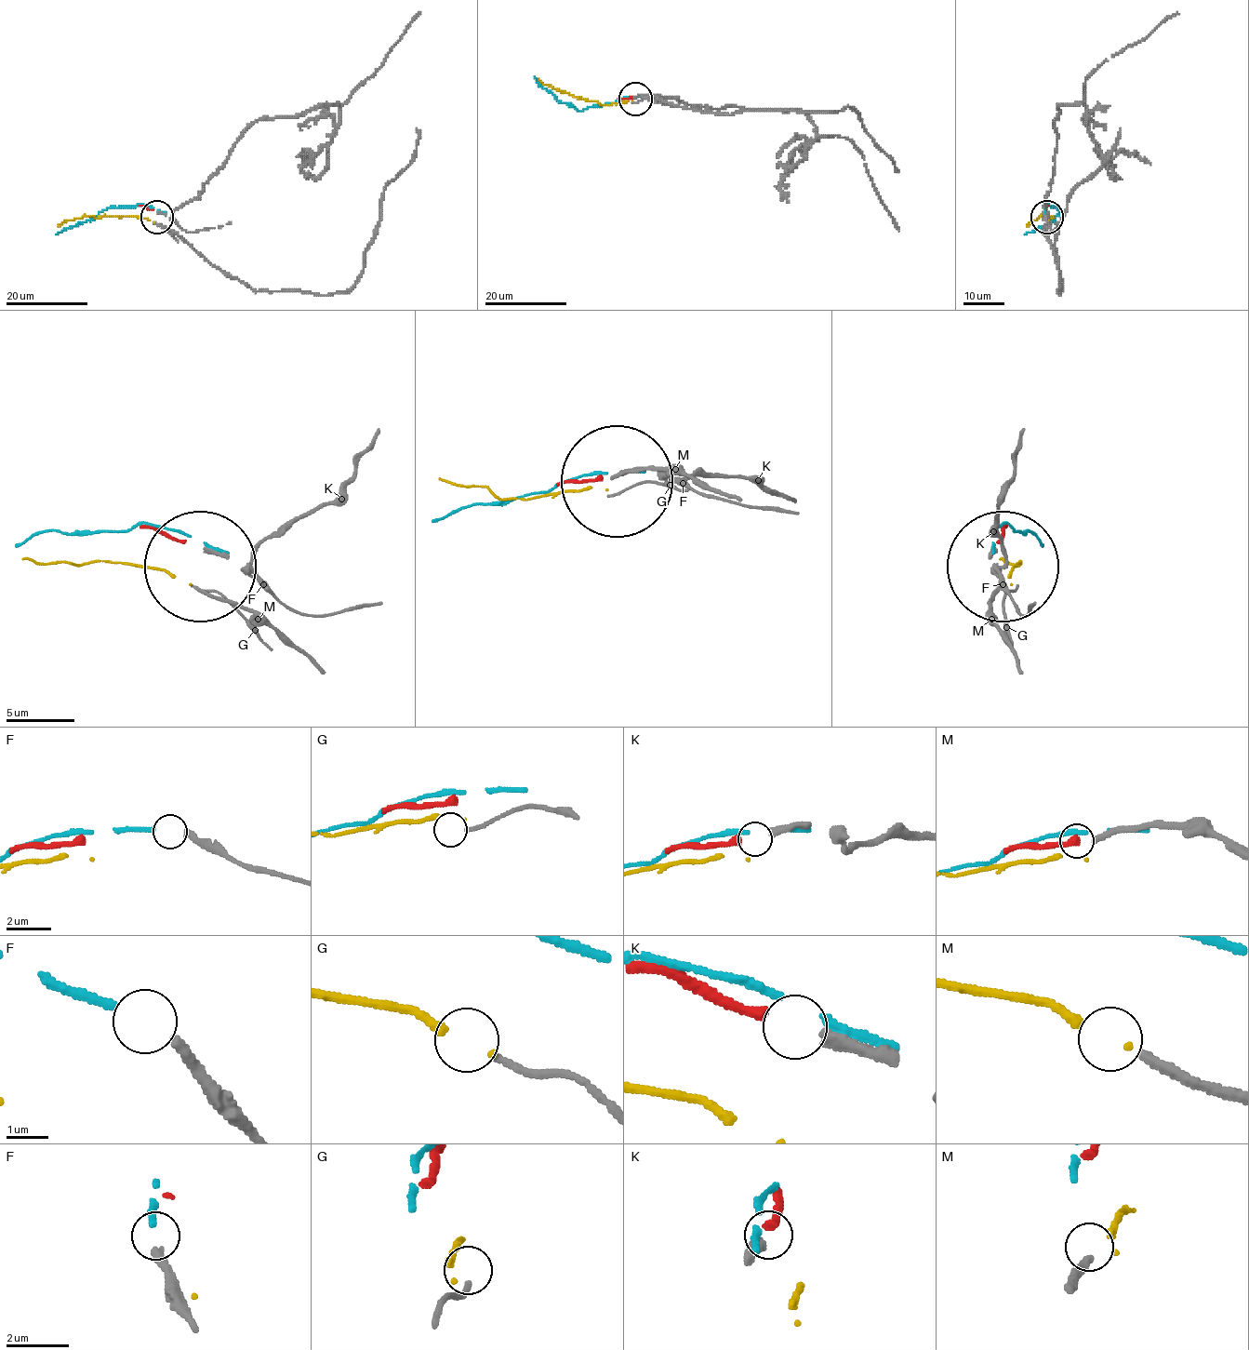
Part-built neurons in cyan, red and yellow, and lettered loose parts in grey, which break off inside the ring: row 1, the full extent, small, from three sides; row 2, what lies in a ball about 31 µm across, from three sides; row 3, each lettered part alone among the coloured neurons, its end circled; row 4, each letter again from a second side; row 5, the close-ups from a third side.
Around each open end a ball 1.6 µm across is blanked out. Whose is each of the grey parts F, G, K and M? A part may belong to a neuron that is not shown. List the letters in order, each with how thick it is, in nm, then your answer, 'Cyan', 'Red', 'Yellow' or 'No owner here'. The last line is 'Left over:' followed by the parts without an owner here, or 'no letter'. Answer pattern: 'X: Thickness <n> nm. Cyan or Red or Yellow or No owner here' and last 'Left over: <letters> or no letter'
F: Thickness 280 nm. Cyan
G: Thickness 170 nm. No owner here
K: Thickness 360 nm. Red
M: Thickness 260 nm. No owner here
Left over: G, M

